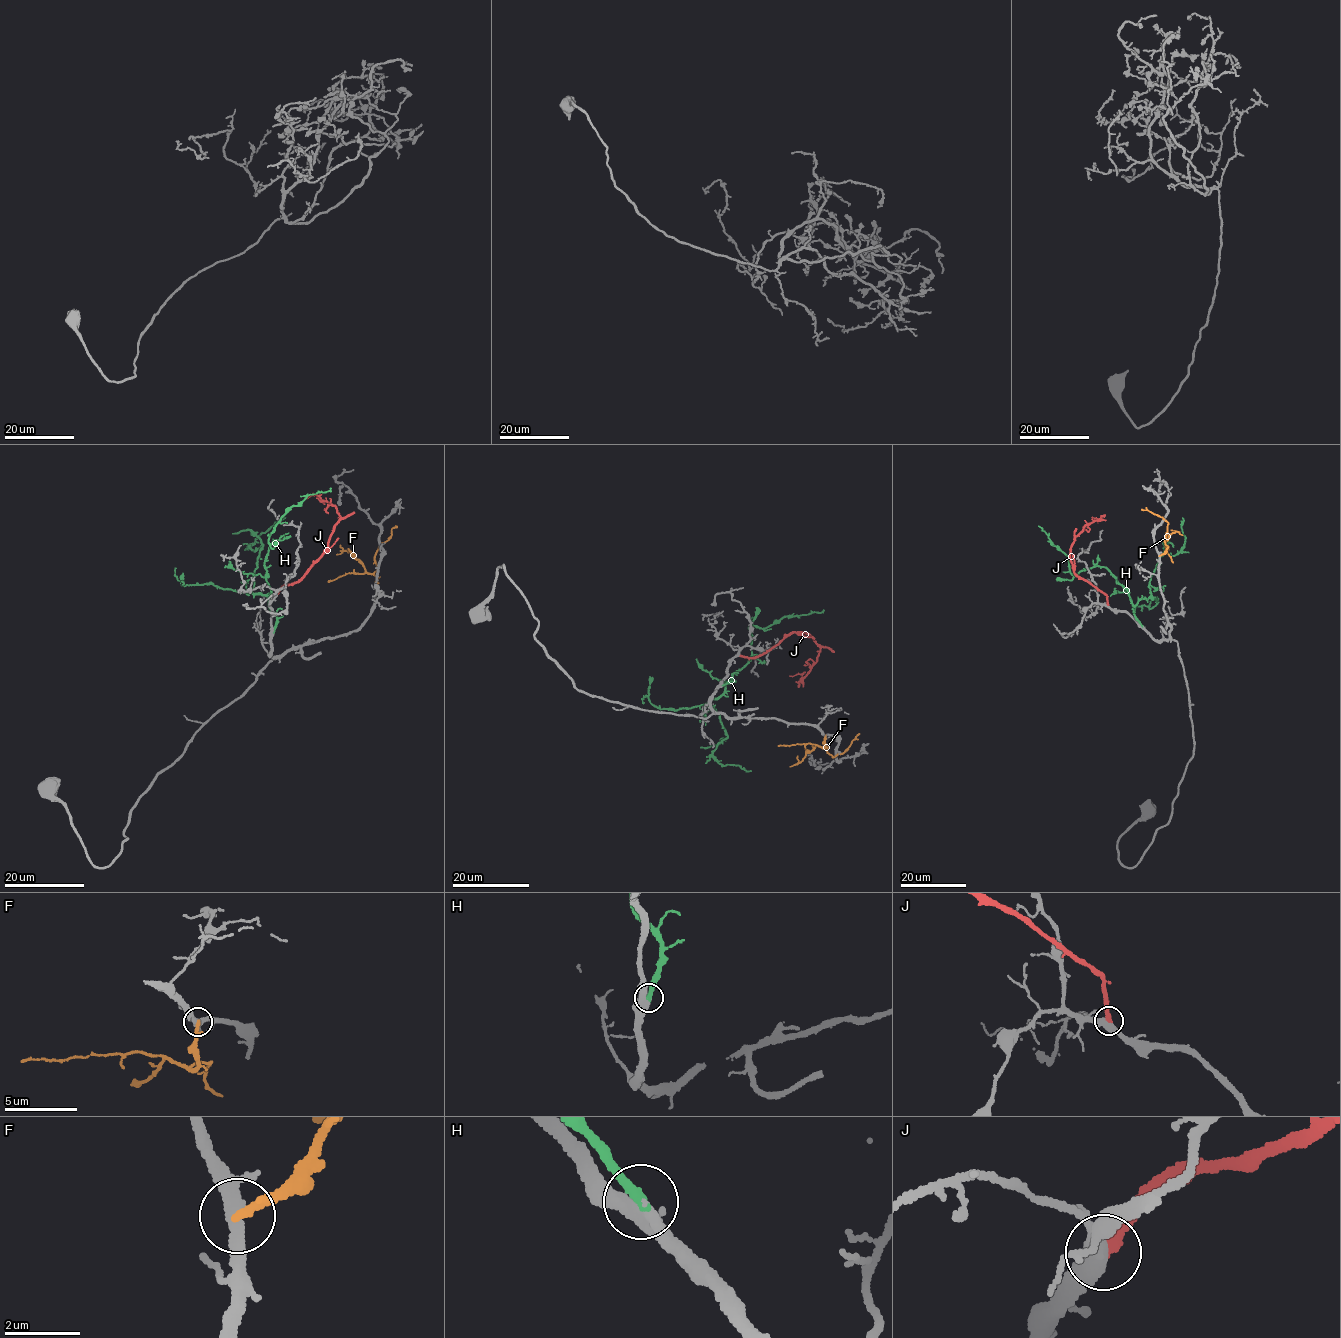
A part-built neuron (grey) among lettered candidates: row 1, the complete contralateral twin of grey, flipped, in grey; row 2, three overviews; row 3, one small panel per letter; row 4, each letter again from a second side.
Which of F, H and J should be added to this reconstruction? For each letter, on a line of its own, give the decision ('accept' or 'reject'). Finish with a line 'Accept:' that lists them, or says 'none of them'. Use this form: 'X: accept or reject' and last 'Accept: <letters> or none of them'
F: reject
H: accept
J: accept
Accept: H, J

